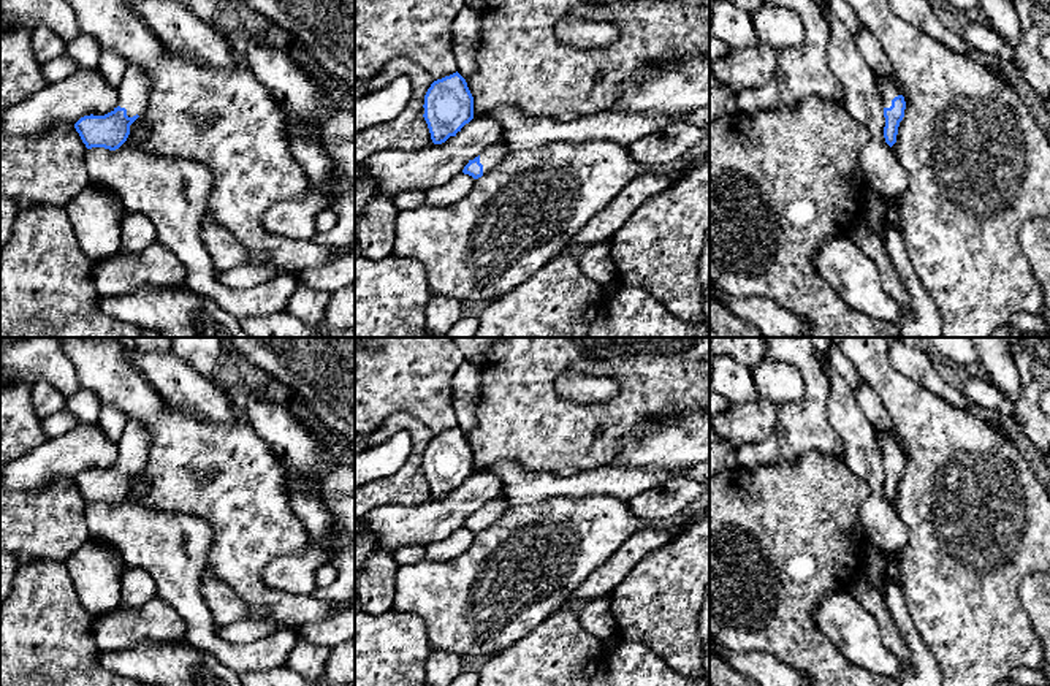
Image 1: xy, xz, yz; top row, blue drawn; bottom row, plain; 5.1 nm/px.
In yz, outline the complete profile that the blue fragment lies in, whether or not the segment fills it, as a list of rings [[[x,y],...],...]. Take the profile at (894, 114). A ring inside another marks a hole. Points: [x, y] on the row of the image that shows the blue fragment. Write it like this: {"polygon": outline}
{"polygon": [[[876,74],[876,89],[881,93],[884,105],[884,138],[892,147],[896,143],[900,122],[904,117],[906,101],[901,90],[885,76]]]}

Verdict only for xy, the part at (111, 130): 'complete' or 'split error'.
split error

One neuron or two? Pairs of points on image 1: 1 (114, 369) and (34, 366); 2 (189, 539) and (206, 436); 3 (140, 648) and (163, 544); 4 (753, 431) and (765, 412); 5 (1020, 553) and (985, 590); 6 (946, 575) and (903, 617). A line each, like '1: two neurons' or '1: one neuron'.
1: two neurons
2: two neurons
3: one neuron
4: one neuron
5: one neuron
6: two neurons

